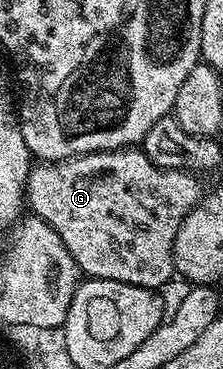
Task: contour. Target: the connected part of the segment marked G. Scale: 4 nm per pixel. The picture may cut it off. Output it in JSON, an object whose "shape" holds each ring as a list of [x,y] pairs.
{"shape":[[[142,148],[102,150],[92,154],[78,154],[76,158],[66,158],[63,162],[39,162],[32,165],[31,175],[27,177],[25,183],[25,202],[34,217],[45,220],[45,224],[49,224],[49,228],[53,228],[53,232],[57,232],[57,236],[61,236],[69,256],[73,256],[75,265],[87,278],[117,280],[121,284],[133,284],[158,291],[167,281],[176,277],[173,244],[177,240],[177,232],[181,228],[185,216],[189,216],[189,212],[204,196],[205,187],[199,182],[202,181],[196,175],[187,173],[186,170],[166,170],[153,164],[153,160],[149,160],[149,156]]]}

